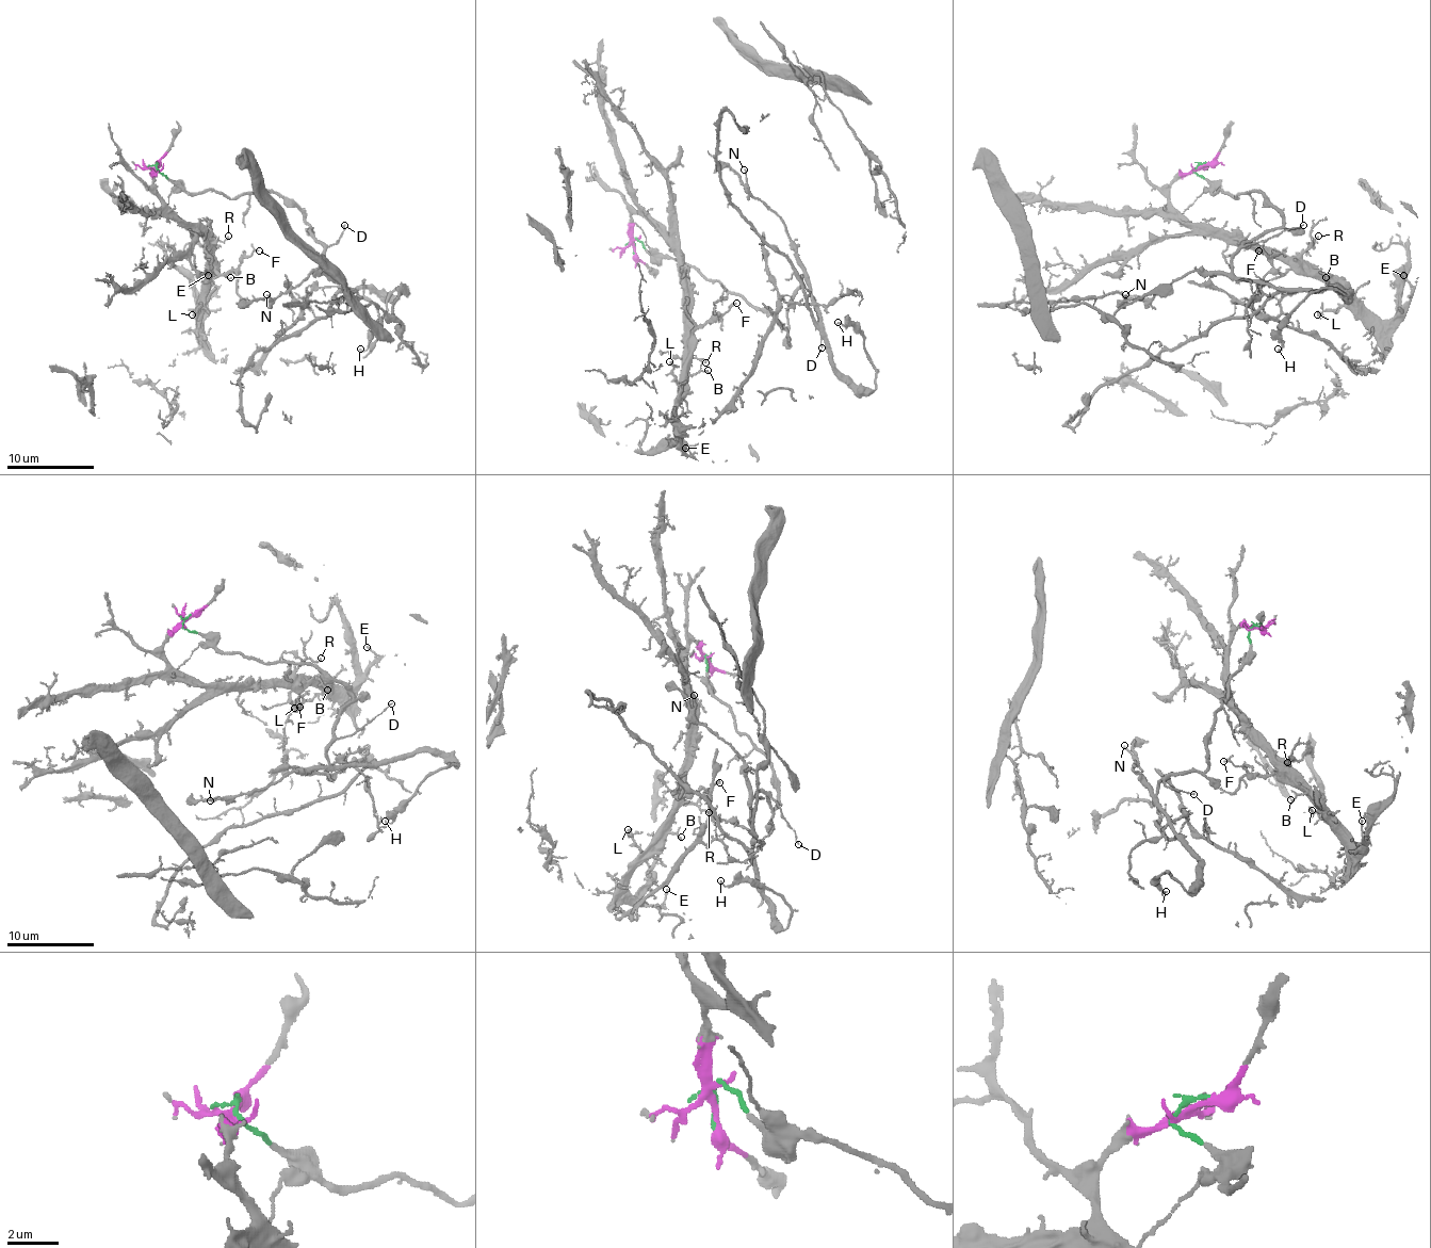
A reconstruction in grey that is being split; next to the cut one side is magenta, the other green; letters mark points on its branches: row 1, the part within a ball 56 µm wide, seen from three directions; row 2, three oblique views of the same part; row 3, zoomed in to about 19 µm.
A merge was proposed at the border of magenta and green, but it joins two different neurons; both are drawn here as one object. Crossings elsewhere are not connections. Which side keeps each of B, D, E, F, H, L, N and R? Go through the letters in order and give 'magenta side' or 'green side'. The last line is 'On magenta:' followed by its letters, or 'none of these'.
B: magenta side
D: green side
E: magenta side
F: magenta side
H: green side
L: magenta side
N: green side
R: magenta side
On magenta: B, E, F, L, R

